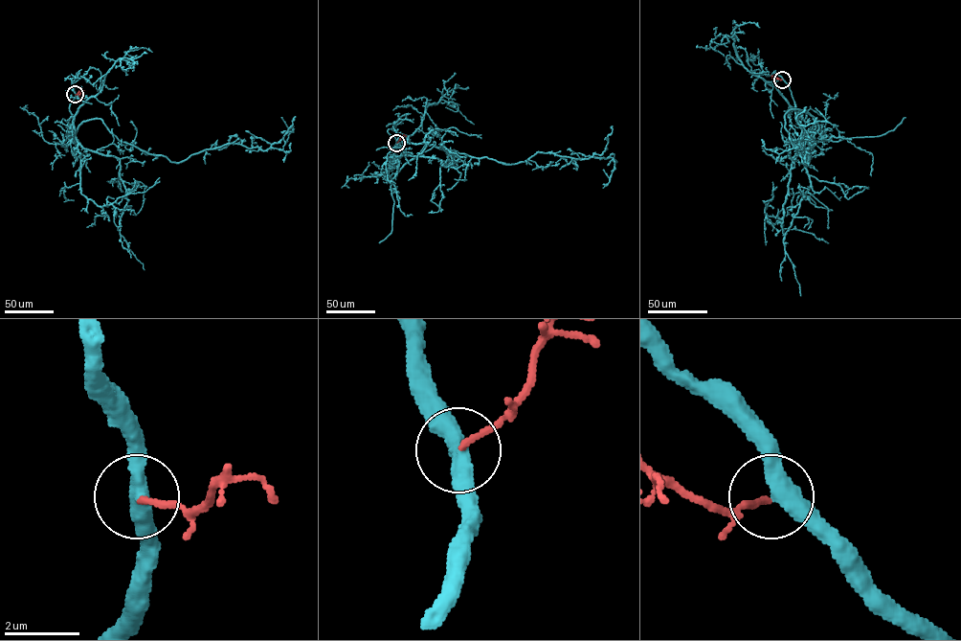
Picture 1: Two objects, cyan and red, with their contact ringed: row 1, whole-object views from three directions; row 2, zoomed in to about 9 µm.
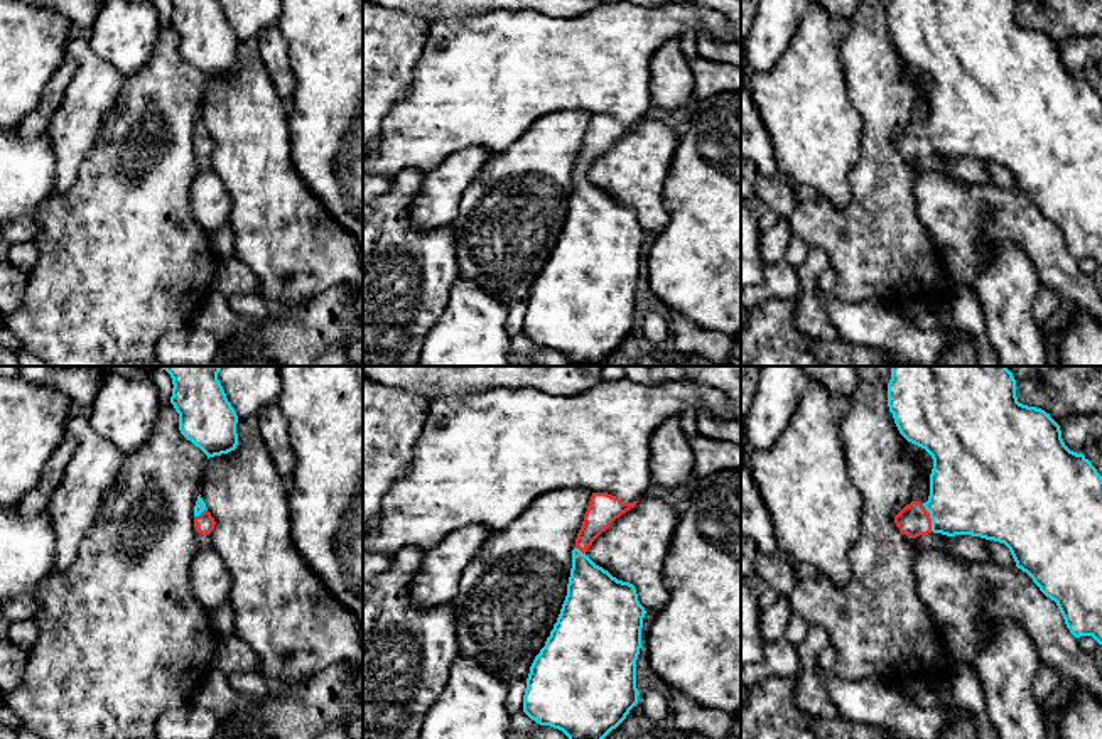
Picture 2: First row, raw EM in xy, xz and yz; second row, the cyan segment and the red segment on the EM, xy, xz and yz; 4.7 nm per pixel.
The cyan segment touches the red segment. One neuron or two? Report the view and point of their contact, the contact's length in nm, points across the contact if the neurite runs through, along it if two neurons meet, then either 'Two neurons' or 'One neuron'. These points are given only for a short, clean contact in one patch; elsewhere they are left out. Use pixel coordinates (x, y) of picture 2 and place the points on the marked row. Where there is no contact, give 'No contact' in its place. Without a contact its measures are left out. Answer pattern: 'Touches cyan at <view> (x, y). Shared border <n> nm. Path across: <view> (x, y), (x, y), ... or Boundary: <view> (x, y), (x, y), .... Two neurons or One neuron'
Touches cyan at yz (930, 517). Shared border 140 nm. Path across: yz (974, 488), (950, 510), (930, 517), (913, 520). One neuron

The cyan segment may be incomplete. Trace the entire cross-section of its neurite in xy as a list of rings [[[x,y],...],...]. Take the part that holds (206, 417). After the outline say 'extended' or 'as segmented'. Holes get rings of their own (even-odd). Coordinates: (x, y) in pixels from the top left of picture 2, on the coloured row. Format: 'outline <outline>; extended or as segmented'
outline [[[159,366],[172,378],[170,403],[179,413],[179,430],[208,459],[238,445],[238,415],[218,380],[223,366]]]; as segmented

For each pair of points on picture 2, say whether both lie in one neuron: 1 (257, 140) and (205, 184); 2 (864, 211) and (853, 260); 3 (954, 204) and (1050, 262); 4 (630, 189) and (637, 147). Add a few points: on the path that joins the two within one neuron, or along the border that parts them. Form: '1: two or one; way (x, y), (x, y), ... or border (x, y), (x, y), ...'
1: two; border (211, 167), (230, 194), (232, 211)
2: one; way (864, 223), (864, 248)
3: one; way (979, 204), (986, 199), (994, 203), (1028, 237)
4: one; way (630, 179), (637, 157)

